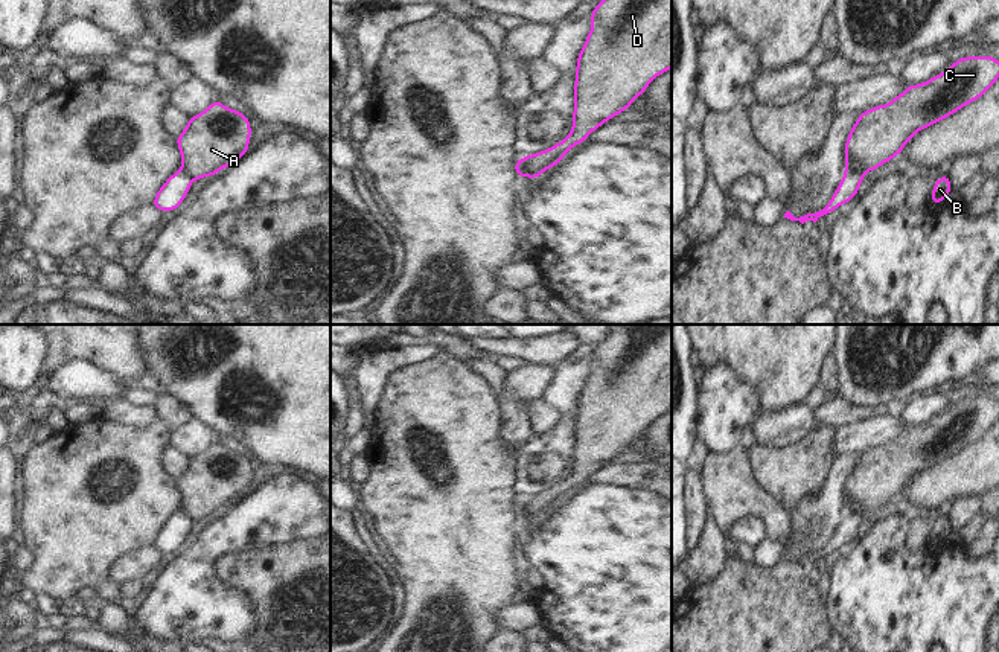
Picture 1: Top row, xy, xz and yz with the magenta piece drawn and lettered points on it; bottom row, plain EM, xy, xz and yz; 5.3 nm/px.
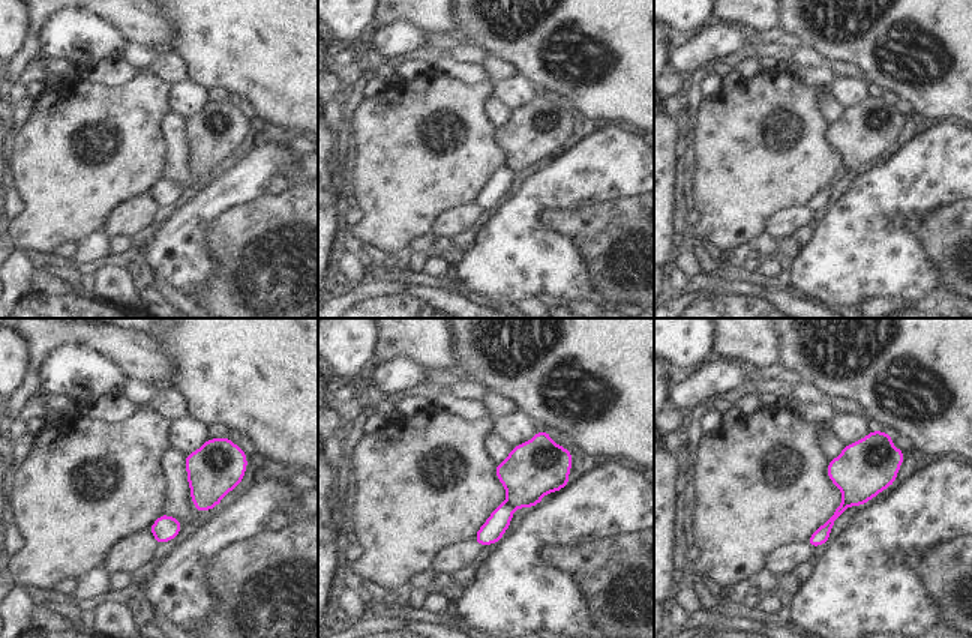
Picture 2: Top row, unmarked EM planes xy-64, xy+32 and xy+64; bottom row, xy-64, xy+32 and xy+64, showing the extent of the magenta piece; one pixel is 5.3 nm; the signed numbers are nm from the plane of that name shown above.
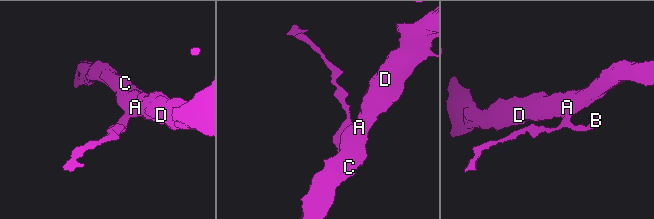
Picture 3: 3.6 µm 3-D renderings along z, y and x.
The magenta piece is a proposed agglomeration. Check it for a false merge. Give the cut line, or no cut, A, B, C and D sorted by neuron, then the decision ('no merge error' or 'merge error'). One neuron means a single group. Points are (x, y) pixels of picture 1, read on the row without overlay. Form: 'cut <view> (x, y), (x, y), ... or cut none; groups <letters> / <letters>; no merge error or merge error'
cut xz (523, 498), (524, 518); groups A C D / B; merge error

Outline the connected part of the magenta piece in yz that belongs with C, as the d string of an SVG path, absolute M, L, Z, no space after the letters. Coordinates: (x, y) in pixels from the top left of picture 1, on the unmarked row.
M962 398L923 425L908 427L888 445L862 452L845 481L845 515L879 510L900 497L918 472L978 442L997 420L999 401Z

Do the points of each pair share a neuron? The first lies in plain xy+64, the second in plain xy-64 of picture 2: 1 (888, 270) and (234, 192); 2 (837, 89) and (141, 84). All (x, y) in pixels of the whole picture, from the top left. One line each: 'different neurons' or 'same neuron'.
1: same neuron
2: different neurons

